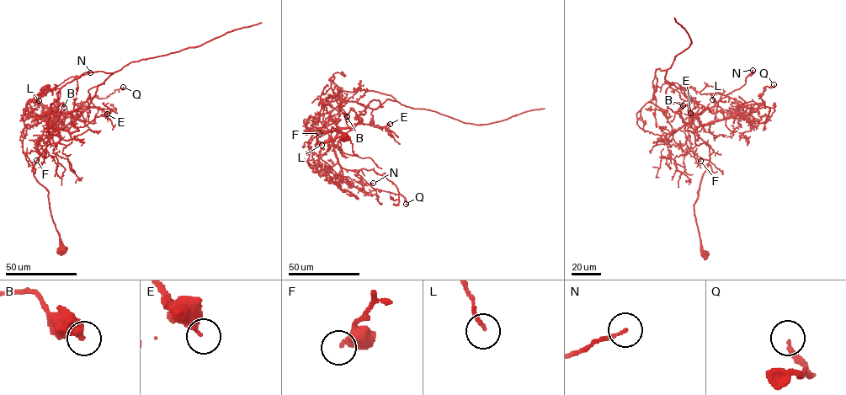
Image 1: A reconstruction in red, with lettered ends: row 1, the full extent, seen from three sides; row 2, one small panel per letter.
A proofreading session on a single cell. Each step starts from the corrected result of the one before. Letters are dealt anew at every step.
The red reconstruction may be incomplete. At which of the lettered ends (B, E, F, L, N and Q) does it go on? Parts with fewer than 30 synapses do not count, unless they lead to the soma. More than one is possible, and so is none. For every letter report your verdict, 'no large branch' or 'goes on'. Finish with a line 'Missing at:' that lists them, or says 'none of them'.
B: no large branch
E: no large branch
F: no large branch
L: no large branch
N: no large branch
Q: no large branch
Missing at: none of them

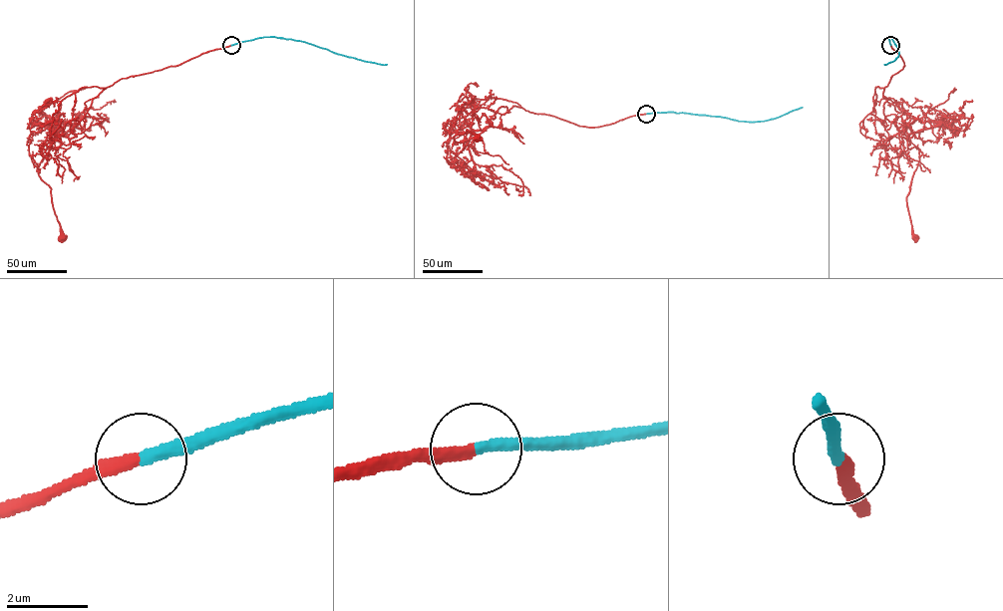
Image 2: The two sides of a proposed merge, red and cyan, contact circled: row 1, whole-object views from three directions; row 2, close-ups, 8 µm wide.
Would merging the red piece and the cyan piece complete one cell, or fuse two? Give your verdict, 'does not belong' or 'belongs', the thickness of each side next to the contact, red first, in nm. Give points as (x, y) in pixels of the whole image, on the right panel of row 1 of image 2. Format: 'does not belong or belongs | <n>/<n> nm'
belongs | 320/300 nm

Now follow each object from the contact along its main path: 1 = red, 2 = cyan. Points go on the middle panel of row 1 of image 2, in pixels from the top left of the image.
1: (646, 114), (588, 128), (501, 107), (488, 127), (469, 132), (464, 143), (453, 137), (467, 130), (477, 138)
2: (646, 114), (690, 113), (756, 122), (803, 107)

